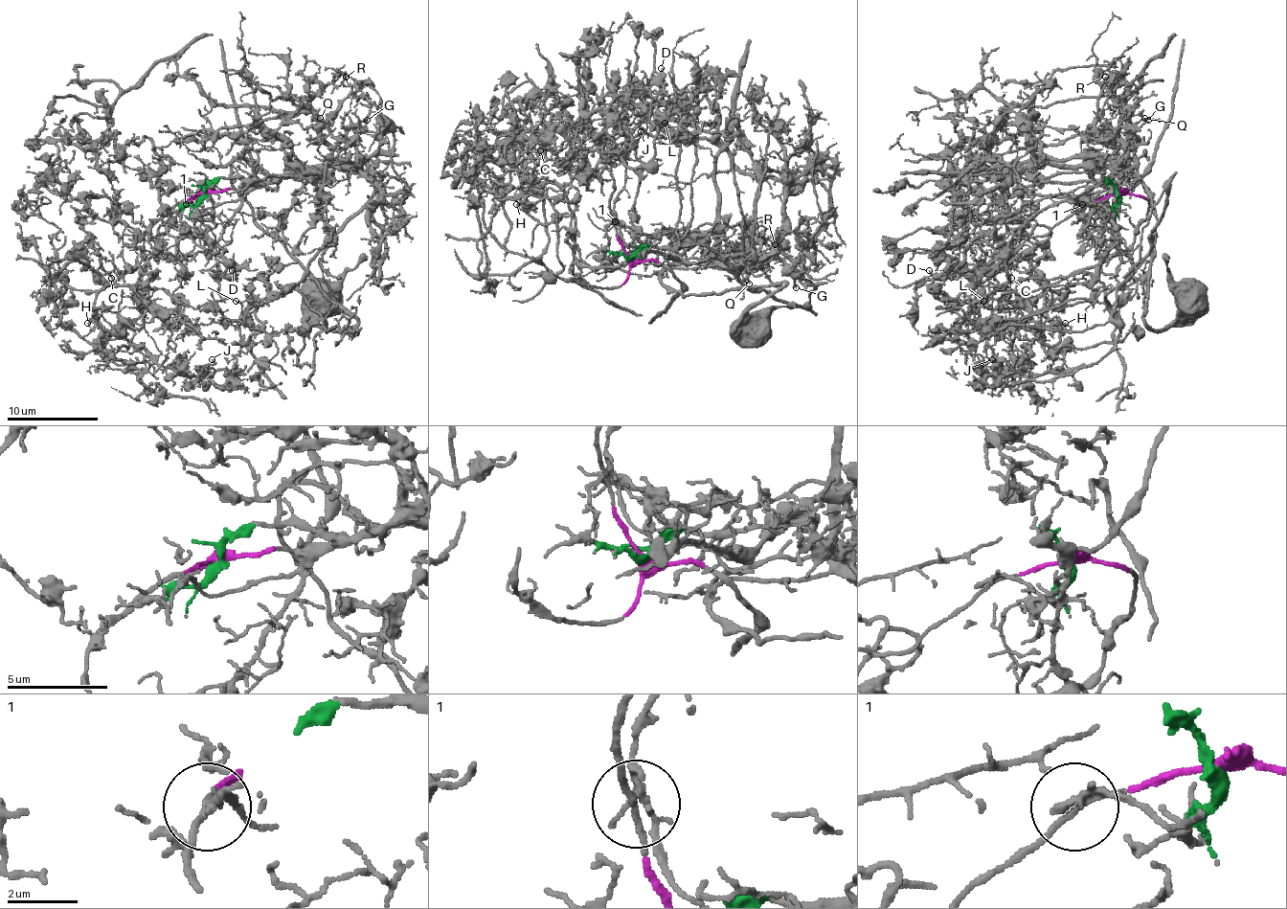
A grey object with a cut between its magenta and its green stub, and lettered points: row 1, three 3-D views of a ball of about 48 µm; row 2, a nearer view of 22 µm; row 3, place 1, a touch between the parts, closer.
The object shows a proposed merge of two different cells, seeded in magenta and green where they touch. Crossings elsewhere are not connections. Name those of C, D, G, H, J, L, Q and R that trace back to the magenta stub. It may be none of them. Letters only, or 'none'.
C, D, H, J, L

